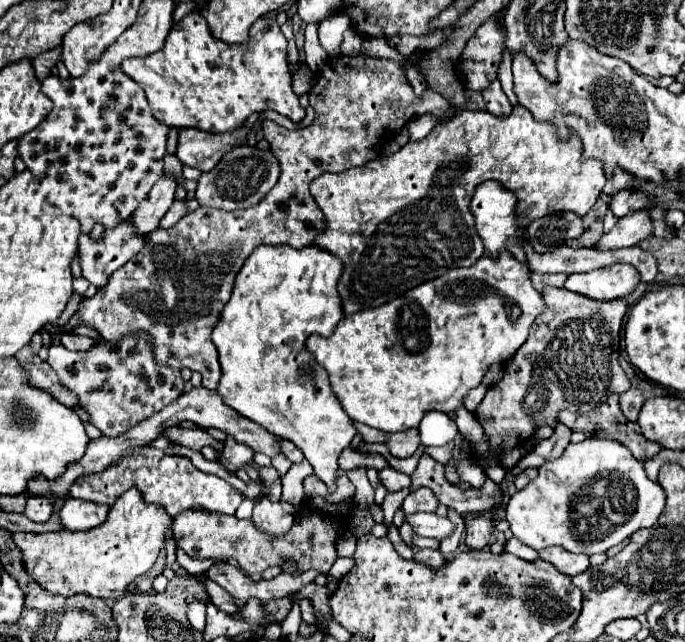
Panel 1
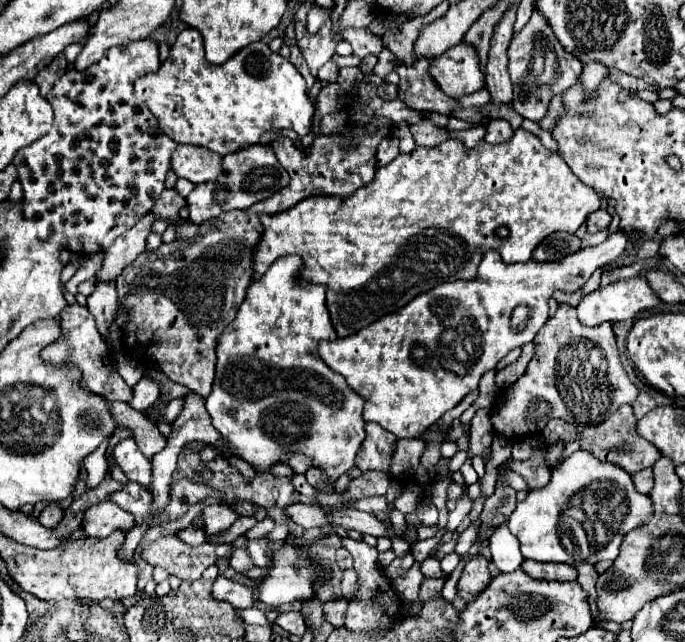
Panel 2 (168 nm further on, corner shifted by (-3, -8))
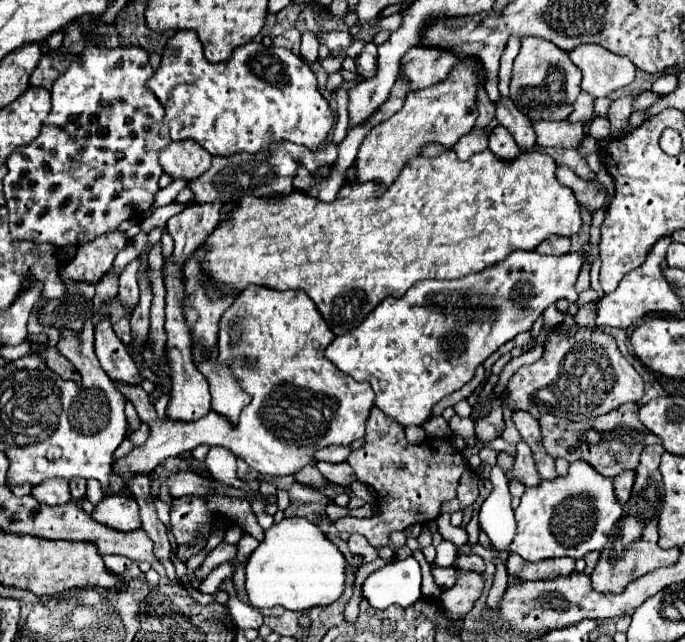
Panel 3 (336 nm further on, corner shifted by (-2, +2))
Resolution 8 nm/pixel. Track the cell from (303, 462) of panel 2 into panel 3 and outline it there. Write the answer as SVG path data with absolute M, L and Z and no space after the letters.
M329 446L329 448L319 450L315 454L315 458L317 460L325 460L325 462L345 462L349 454L351 454L349 446Z

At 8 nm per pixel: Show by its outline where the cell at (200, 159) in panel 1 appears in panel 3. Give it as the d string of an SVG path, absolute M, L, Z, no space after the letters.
M181 140L171 142L165 150L161 150L159 164L163 172L173 180L181 178L185 182L191 182L211 166L211 154L199 148L199 144L193 140Z

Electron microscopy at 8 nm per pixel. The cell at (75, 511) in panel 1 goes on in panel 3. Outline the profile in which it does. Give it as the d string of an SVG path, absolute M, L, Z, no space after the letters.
M105 496L95 506L91 518L119 532L133 532L141 526L139 506L129 496Z

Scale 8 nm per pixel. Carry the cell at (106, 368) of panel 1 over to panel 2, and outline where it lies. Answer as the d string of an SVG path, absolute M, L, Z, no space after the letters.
M122 438L114 448L114 458L132 482L140 482L148 486L152 482L152 464L150 460L138 450L134 438Z

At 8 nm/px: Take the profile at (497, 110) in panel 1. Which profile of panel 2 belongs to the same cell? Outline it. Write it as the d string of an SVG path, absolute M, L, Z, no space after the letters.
M492 118L492 120L486 124L486 142L490 142L490 144L500 144L500 142L506 142L510 136L512 136L512 126L510 126L508 120Z

